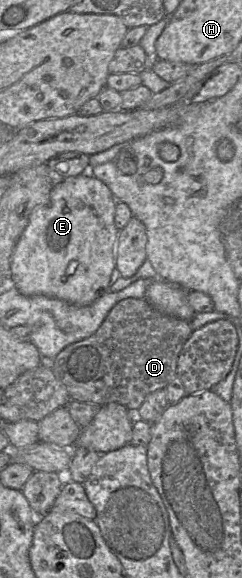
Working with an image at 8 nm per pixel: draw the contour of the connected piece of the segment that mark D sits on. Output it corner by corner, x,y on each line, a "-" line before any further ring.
126,298
110,310
92,336
65,347
54,359
52,371
64,384
71,400
99,406
118,403
131,411
135,420
136,411
146,397
165,388
177,375
179,354
192,332
191,321
163,314
144,298

